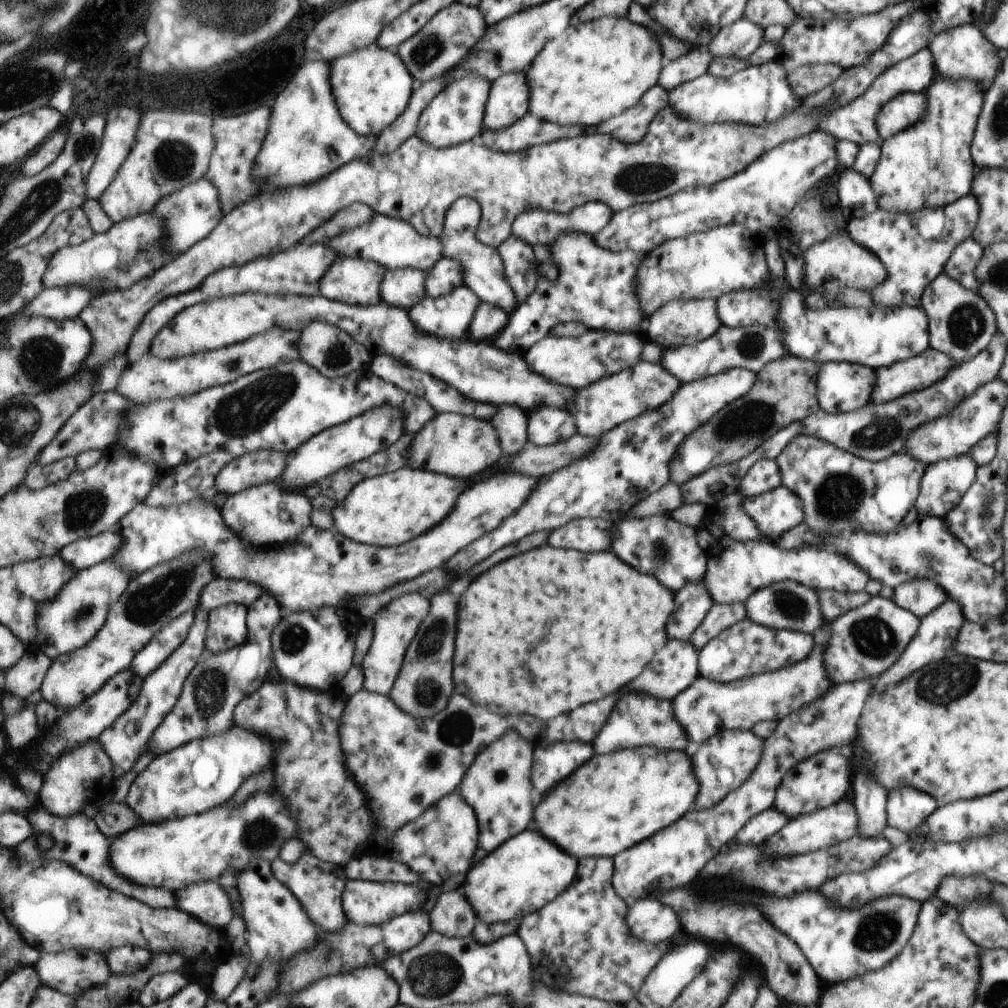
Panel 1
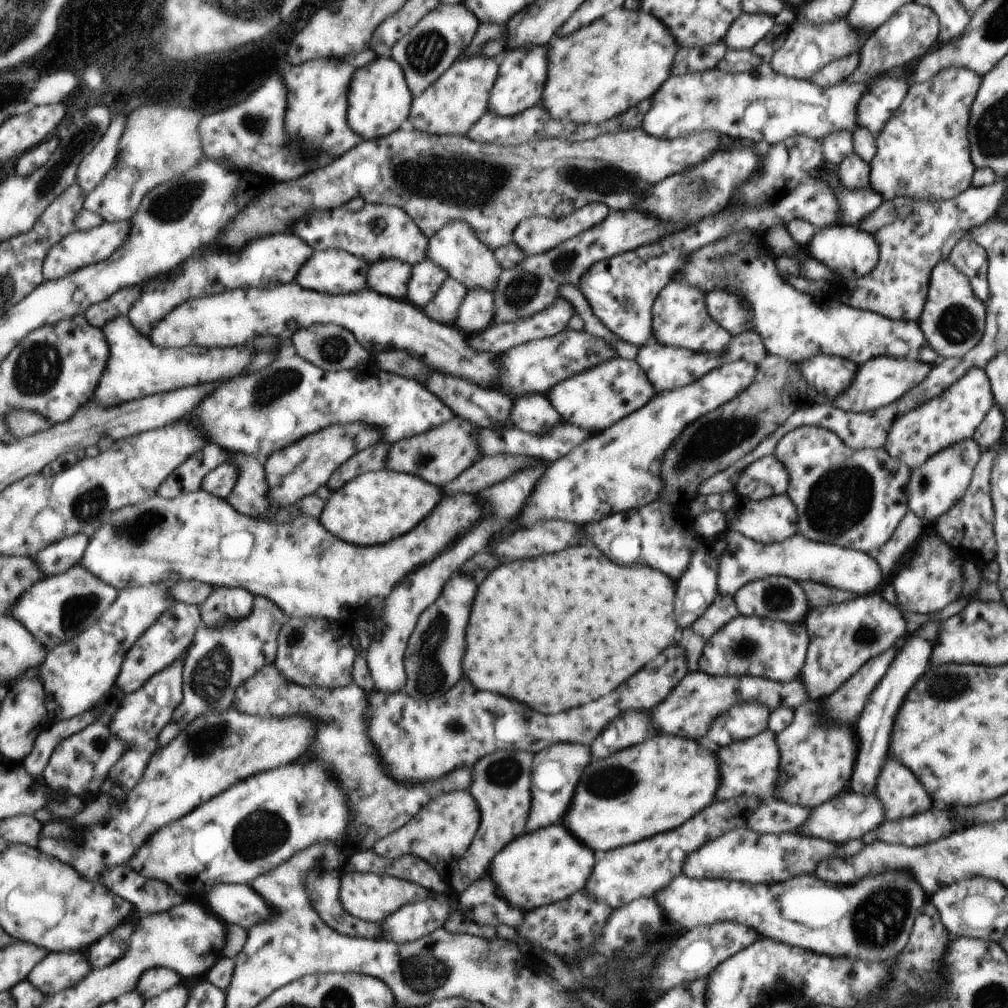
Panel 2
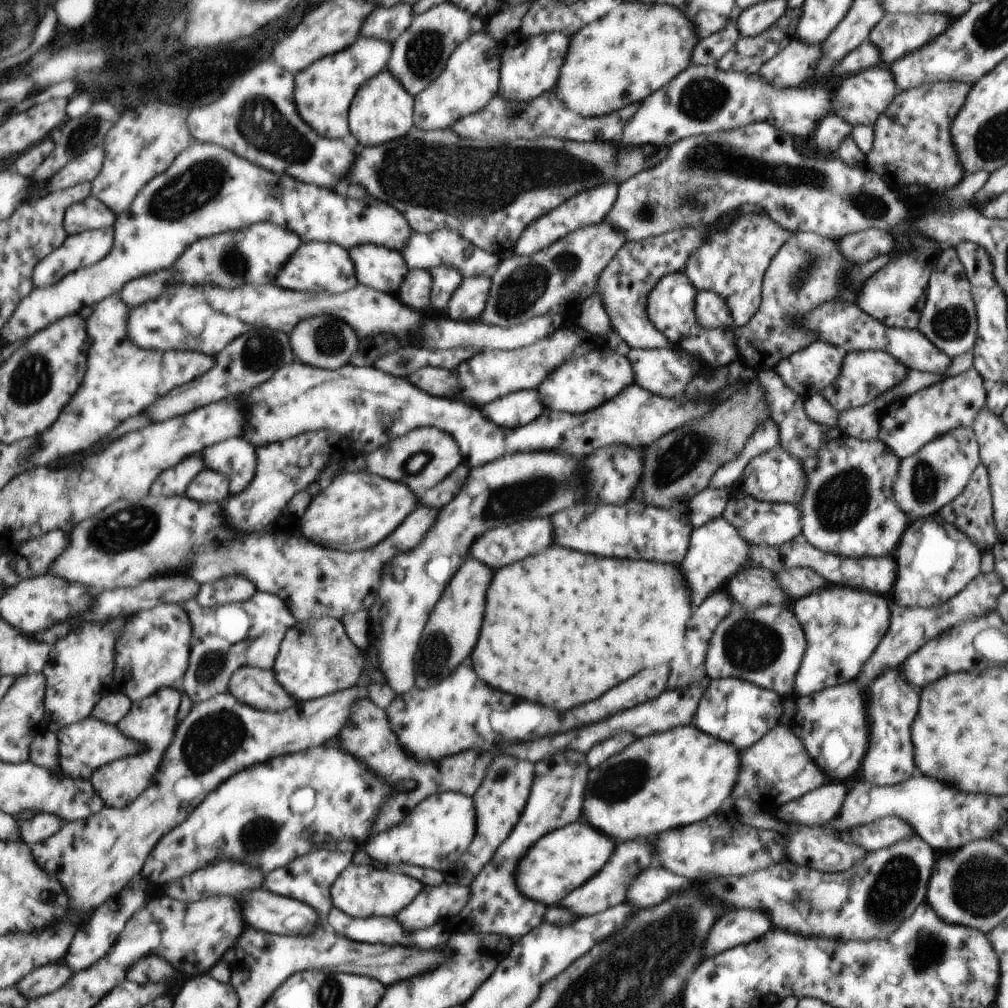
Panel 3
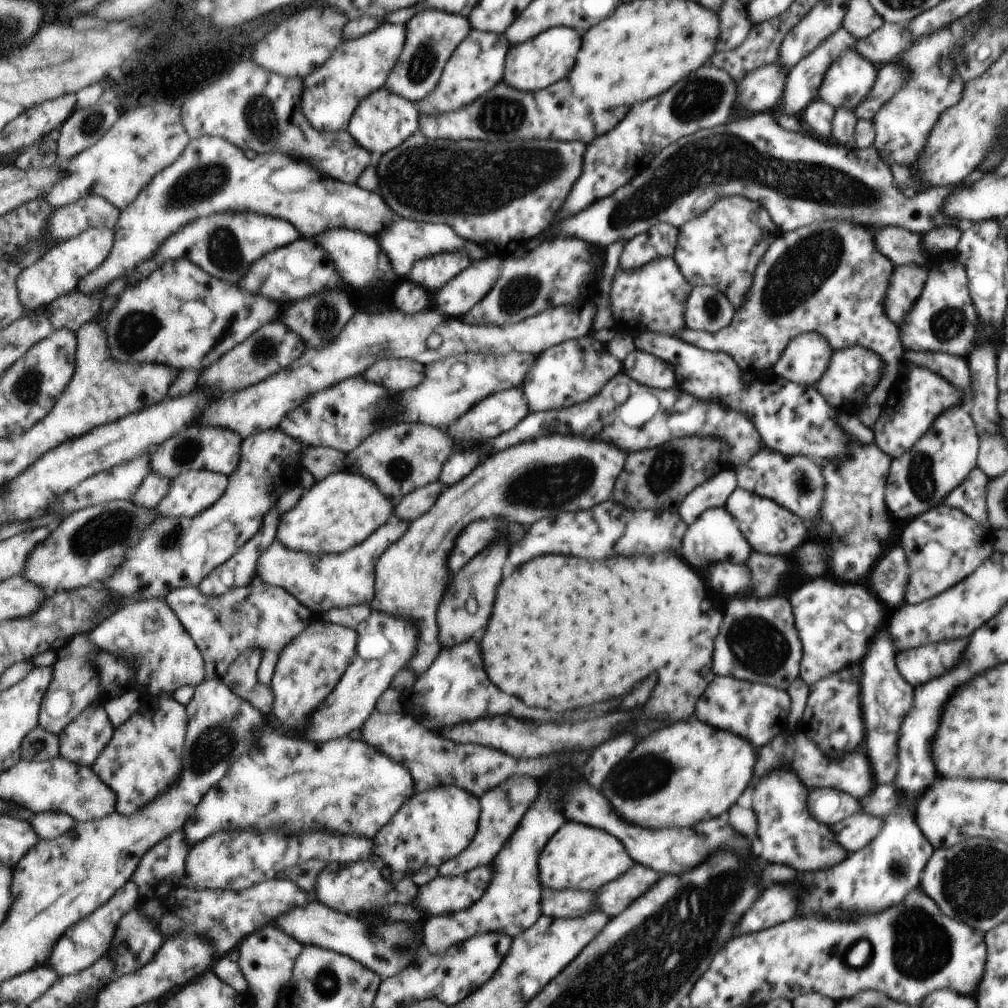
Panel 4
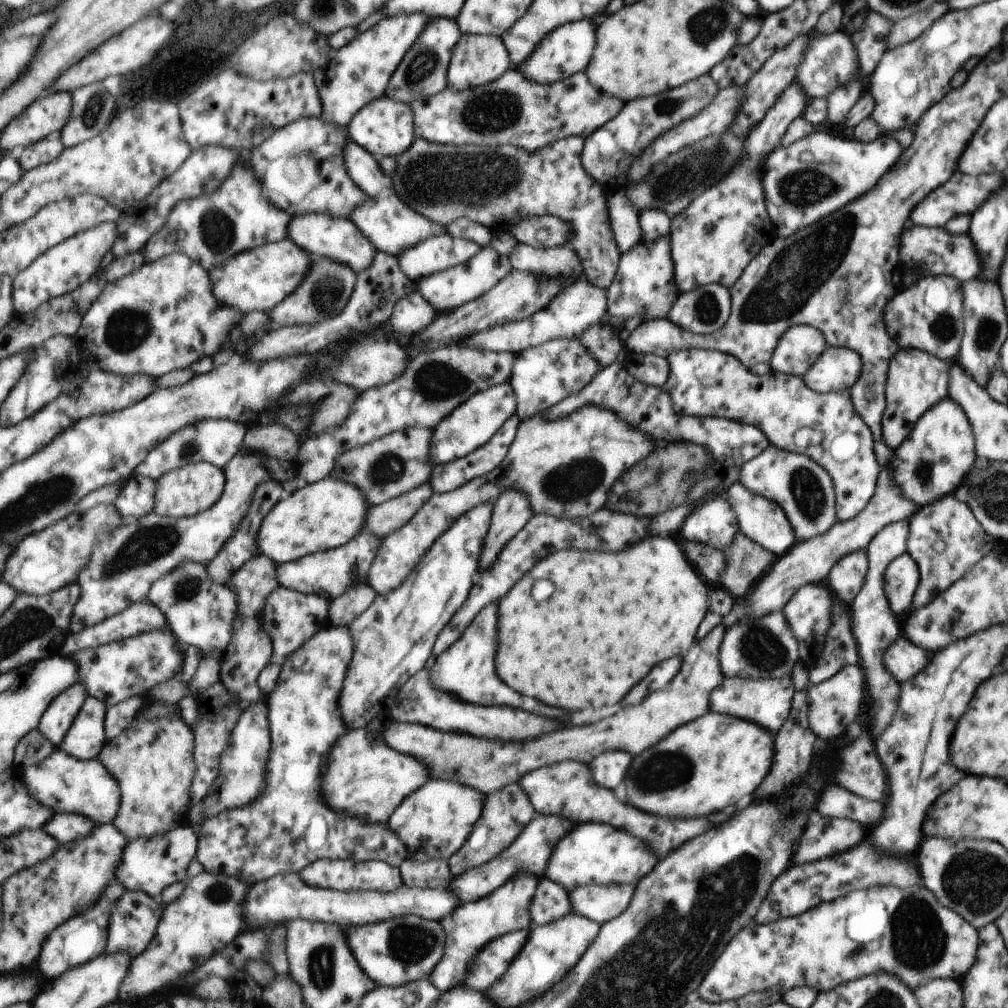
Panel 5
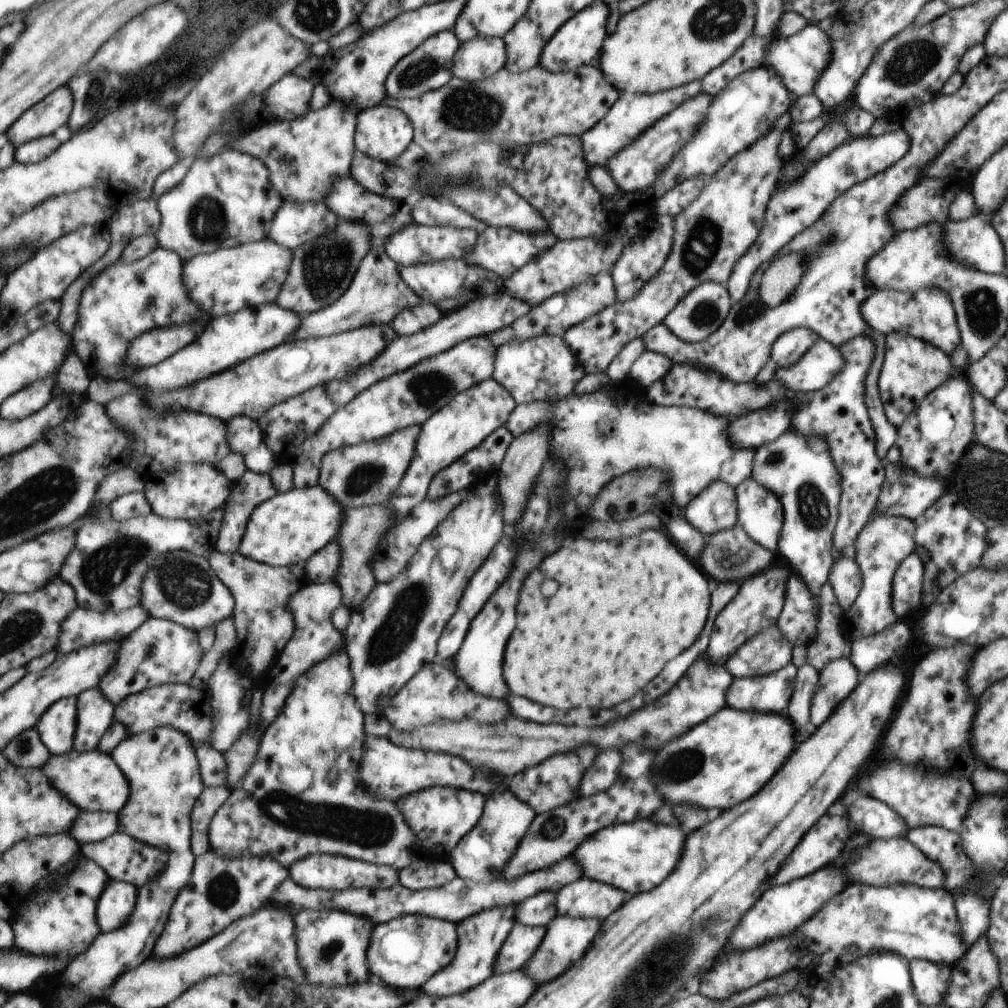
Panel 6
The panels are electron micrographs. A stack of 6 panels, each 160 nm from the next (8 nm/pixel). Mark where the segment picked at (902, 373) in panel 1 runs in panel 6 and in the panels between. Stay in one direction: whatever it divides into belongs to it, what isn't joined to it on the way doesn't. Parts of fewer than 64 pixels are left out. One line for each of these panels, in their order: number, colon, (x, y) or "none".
2: (881, 380)
3: (865, 375)
4: (851, 374)
5: (836, 369)
6: (822, 362)

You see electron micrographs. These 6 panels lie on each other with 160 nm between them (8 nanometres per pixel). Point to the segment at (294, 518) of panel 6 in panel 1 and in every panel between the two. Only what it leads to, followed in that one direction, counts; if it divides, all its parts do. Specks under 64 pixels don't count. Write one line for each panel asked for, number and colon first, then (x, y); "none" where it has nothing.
1: (388, 509)
2: (377, 506)
3: (354, 511)
4: (336, 514)
5: (324, 515)

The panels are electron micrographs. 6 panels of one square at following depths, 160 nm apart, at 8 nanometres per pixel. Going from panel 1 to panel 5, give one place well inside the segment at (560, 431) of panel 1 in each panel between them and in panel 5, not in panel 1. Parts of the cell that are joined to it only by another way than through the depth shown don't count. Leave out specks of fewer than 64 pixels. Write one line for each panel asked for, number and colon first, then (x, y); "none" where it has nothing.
2: (533, 412)
3: (516, 409)
4: (501, 411)
5: (475, 421)

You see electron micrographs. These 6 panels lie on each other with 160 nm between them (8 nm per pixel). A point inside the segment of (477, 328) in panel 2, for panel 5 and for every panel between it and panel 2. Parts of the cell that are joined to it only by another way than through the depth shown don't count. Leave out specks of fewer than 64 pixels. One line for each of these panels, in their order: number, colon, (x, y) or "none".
3: (469, 299)
4: (455, 298)
5: (446, 290)

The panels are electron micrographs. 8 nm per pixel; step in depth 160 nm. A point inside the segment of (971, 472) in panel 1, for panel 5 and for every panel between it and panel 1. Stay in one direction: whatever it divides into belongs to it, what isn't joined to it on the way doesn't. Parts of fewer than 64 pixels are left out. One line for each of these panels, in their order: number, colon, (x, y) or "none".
2: (934, 487)
3: (931, 478)
4: (924, 475)
5: (931, 463)

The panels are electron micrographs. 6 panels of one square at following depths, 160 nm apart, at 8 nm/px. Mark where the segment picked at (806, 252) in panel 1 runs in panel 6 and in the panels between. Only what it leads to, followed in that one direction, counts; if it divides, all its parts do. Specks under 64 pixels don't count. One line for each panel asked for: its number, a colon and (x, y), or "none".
2: (850, 253)
3: (860, 247)
4: (902, 248)
5: (926, 251)
6: (974, 241)

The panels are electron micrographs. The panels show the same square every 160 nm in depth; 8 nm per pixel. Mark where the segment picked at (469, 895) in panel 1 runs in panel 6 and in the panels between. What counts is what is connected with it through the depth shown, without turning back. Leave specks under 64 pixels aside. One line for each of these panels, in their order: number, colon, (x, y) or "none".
2: (545, 866)
3: (558, 863)
4: (580, 857)
5: (591, 854)
6: (635, 856)

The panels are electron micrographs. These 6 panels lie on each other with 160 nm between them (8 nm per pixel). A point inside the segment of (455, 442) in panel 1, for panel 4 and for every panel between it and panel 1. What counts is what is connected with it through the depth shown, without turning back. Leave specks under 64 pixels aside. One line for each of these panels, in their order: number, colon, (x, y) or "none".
2: (439, 455)
3: (423, 457)
4: (401, 457)

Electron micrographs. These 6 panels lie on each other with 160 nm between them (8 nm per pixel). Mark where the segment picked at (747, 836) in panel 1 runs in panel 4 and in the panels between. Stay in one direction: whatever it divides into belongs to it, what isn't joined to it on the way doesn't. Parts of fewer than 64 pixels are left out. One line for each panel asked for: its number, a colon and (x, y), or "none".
2: (774, 816)
3: (820, 805)
4: (827, 806)

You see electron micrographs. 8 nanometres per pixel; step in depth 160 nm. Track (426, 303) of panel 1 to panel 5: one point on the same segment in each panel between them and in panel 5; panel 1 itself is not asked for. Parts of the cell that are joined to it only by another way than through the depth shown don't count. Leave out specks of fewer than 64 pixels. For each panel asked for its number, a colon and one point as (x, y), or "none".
2: (443, 308)
3: (445, 280)
4: (433, 272)
5: (437, 253)

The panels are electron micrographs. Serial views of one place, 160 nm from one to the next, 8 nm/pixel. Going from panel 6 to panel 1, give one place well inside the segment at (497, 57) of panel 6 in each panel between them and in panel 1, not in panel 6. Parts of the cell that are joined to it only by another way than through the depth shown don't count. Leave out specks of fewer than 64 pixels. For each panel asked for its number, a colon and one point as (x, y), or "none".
1: (454, 115)
2: (458, 100)
3: (470, 81)
4: (477, 67)
5: (480, 59)

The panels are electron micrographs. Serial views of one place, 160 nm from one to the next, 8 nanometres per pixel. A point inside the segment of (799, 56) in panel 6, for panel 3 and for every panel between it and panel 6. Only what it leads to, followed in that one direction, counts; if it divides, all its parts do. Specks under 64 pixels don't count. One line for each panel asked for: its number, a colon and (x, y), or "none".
3: (860, 99)
4: (848, 80)
5: (830, 61)

